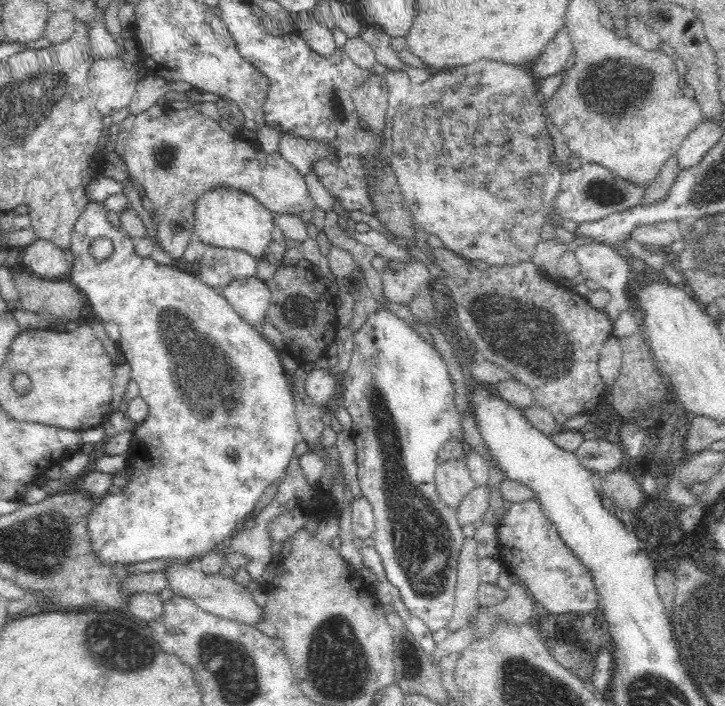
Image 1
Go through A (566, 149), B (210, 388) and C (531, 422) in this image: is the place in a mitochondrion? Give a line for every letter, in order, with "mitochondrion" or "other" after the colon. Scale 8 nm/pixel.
A: other
B: mitochondrion
C: other

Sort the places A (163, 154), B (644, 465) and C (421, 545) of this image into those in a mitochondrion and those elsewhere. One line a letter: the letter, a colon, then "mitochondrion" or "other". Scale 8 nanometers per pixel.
A: mitochondrion
B: other
C: mitochondrion

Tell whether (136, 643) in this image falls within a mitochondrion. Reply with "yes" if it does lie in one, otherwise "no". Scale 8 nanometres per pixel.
yes

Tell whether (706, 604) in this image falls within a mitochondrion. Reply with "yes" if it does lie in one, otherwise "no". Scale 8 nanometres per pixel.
yes

